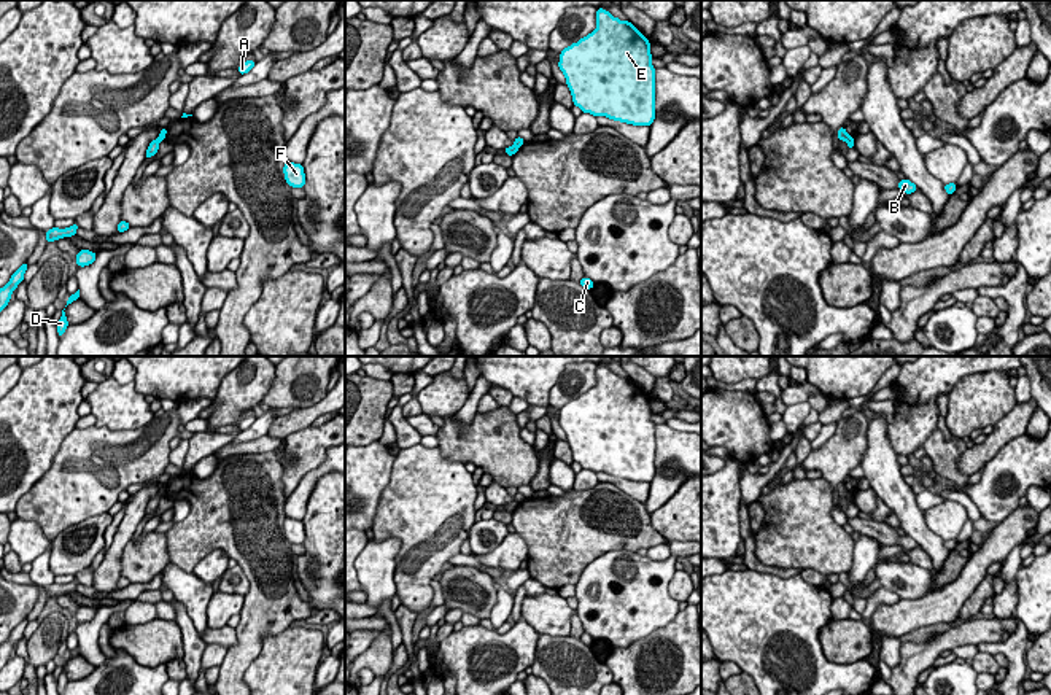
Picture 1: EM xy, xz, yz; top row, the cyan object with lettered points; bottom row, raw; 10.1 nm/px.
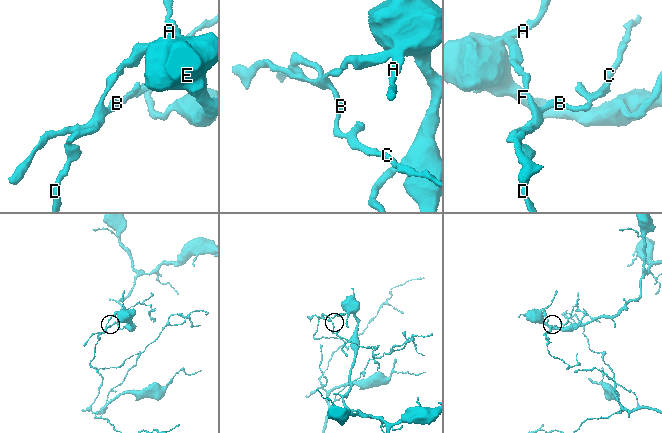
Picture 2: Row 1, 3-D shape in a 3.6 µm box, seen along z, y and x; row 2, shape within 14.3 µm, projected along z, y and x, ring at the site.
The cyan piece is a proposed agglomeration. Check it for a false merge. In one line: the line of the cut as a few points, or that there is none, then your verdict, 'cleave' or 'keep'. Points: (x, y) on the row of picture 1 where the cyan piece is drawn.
cut yz (848, 135), (845, 140); cleave

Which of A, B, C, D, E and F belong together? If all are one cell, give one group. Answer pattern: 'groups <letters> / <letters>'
groups A E F / B C D

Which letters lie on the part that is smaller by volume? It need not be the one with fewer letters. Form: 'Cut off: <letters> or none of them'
Cut off: B, C, D

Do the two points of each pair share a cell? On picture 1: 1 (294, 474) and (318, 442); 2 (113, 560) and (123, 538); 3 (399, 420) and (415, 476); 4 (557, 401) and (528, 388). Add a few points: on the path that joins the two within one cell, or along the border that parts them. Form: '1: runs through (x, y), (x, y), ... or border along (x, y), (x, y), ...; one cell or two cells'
1: runs through (296, 466), (310, 450); one cell
2: runs through (113, 555), (118, 543); one cell
3: border along (418, 442), (401, 449); two cells
4: border along (562, 372), (550, 390), (547, 404); two cells

